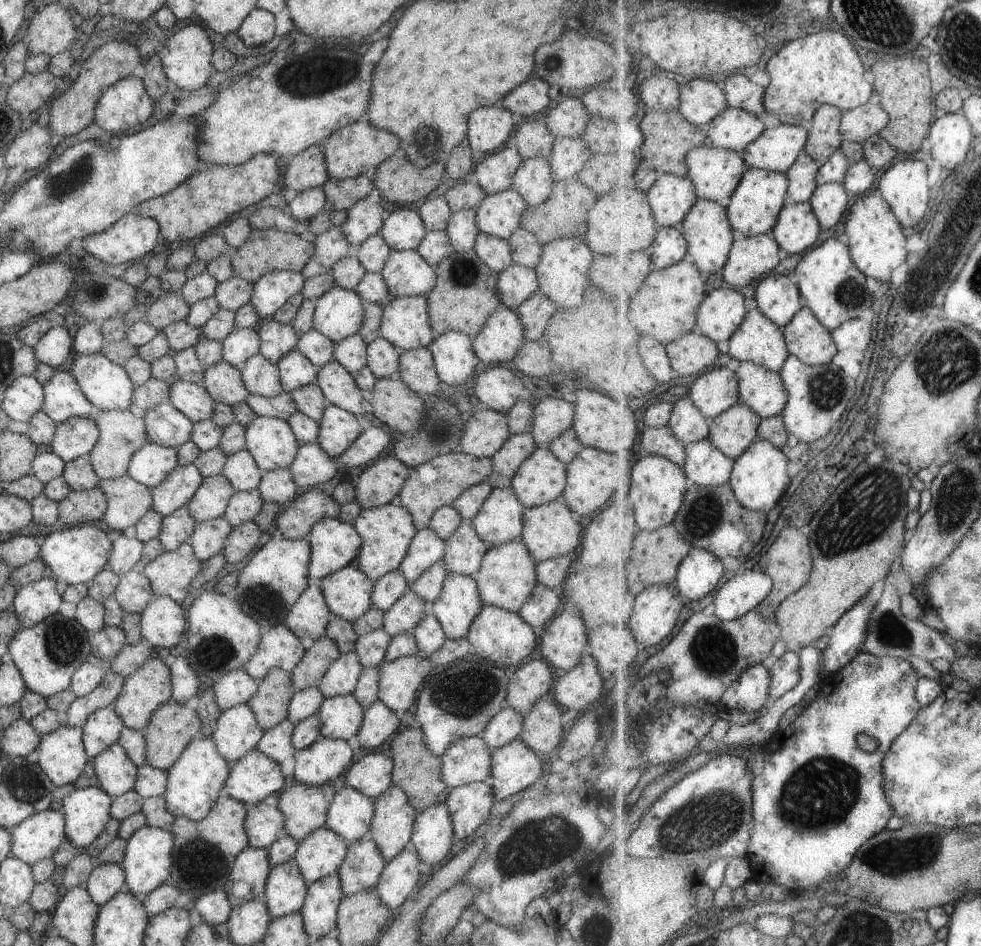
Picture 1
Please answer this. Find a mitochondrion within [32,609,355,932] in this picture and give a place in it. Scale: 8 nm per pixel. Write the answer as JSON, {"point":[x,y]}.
{"point":[64,642]}

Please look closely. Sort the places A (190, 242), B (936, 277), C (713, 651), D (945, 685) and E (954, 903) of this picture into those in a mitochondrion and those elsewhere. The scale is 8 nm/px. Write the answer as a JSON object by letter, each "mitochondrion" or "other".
{"A":"other","B":"other","C":"mitochondrion","D":"other","E":"other"}

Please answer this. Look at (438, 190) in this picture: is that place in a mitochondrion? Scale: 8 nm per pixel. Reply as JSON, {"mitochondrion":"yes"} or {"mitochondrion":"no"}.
{"mitochondrion":"no"}

